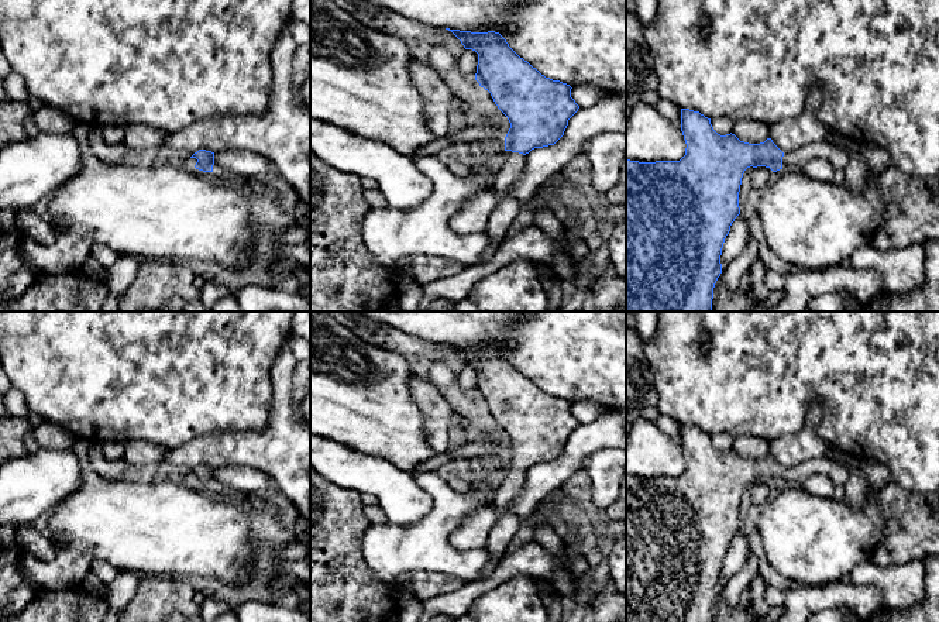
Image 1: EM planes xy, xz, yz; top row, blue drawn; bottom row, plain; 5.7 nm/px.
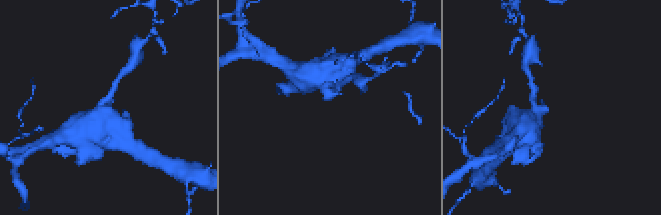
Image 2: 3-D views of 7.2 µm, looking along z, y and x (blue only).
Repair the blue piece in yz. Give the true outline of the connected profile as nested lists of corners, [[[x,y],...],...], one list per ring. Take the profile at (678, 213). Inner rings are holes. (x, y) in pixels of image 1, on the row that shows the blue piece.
[[[681,109],[681,131],[687,148],[680,161],[626,159],[626,312],[712,310],[713,288],[722,274],[722,248],[732,223],[740,214],[739,192],[747,168],[766,166],[773,172],[802,169],[815,158],[826,158],[836,169],[843,171],[849,164],[849,151],[828,141],[782,152],[771,138],[760,144],[749,144],[732,133],[720,135],[713,130],[711,118],[689,109]]]

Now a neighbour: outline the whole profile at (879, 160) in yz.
[[[864,144],[857,147],[857,151],[867,161],[869,173],[871,178],[884,172],[887,168],[892,165],[890,154],[878,145]]]

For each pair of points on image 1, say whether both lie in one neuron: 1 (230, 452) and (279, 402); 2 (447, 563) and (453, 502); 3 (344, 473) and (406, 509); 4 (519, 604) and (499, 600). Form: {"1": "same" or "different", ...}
{"1": "same", "2": "same", "3": "same", "4": "same"}

